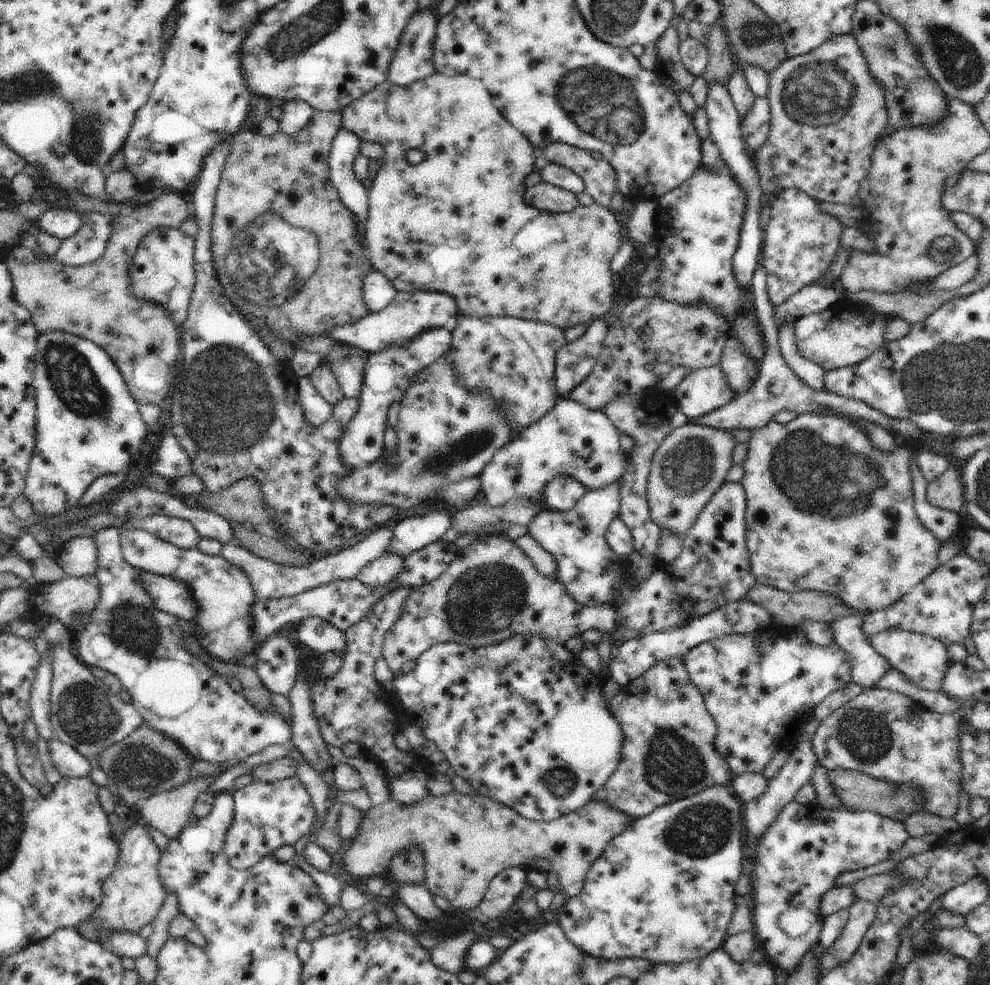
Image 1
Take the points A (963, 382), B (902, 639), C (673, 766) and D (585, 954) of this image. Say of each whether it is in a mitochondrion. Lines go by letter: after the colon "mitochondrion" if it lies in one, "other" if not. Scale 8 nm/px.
A: mitochondrion
B: other
C: mitochondrion
D: other

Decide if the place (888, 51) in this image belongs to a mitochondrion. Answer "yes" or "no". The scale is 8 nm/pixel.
yes

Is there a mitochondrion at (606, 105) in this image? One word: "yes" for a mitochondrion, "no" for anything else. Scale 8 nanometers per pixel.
yes

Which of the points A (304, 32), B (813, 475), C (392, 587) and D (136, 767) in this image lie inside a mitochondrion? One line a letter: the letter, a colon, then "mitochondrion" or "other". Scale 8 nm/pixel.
A: mitochondrion
B: mitochondrion
C: other
D: mitochondrion

